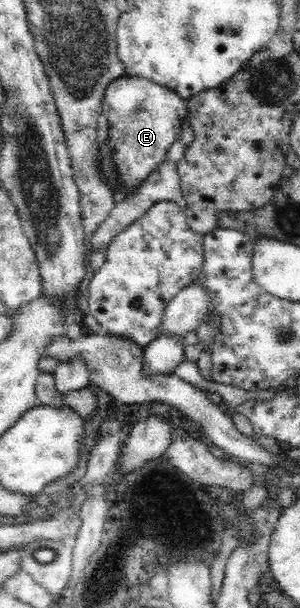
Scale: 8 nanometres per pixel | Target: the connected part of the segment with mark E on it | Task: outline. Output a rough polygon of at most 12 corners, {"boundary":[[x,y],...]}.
{"boundary":[[124,76],[102,114],[123,188],[89,241],[105,251],[158,201],[186,210],[167,150],[188,120],[176,91]]}

